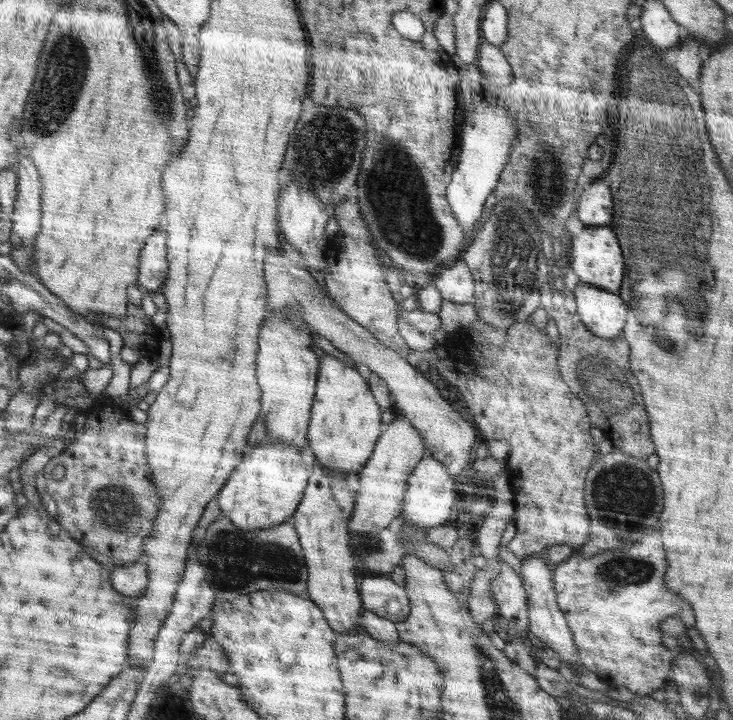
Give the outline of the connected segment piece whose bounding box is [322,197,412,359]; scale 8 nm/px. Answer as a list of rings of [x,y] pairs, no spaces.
[[[346,197],[340,204],[335,204],[330,213],[338,223],[339,232],[327,238],[327,265],[326,271],[322,272],[327,293],[354,322],[365,327],[378,342],[406,359],[412,350],[400,337],[397,327],[397,302],[388,288],[383,260],[376,255],[377,252],[372,247],[375,242],[368,223],[360,214],[357,200],[354,197]]]

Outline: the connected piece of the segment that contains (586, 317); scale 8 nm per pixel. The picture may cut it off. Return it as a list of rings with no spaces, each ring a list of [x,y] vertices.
[[[579,282],[573,290],[579,319],[602,339],[621,336],[626,319],[627,306],[620,294]]]

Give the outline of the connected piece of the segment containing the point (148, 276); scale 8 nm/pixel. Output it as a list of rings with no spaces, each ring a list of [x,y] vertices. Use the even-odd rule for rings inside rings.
[[[154,232],[140,252],[140,272],[137,285],[145,292],[161,292],[167,277],[166,234]]]

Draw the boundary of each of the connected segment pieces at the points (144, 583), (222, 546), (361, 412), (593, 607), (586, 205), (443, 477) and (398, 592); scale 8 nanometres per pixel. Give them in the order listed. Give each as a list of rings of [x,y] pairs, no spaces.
[[[142,561],[117,567],[110,571],[112,582],[116,582],[116,592],[133,600],[140,598],[148,586],[148,574]]]
[[[222,514],[216,521],[208,526],[206,537],[197,550],[198,562],[204,568],[206,580],[214,592],[215,598],[220,601],[234,601],[238,597],[250,595],[258,590],[274,588],[274,590],[284,590],[291,594],[302,595],[307,593],[308,572],[303,550],[298,543],[297,533],[293,517],[287,518],[282,524],[275,524],[270,528],[263,528],[262,531],[252,531],[246,533],[234,526]]]
[[[332,355],[319,357],[315,401],[307,432],[308,444],[316,454],[316,461],[324,464],[328,471],[334,470],[338,476],[353,483],[383,433],[380,430],[381,416],[382,411],[374,401],[362,369],[355,369]]]
[[[654,530],[638,544],[622,551],[602,551],[590,559],[584,558],[581,553],[580,550],[576,550],[571,558],[560,562],[554,570],[553,577],[556,603],[564,613],[568,628],[573,634],[581,664],[611,686],[621,684],[633,693],[648,696],[655,691],[661,691],[668,680],[672,680],[670,676],[674,652],[662,644],[662,629],[658,626],[661,621],[674,614],[678,614],[684,620],[694,620],[694,616],[692,606],[676,594],[668,594],[668,588],[664,584],[664,572],[668,564],[664,558],[660,530]]]
[[[592,182],[584,192],[576,192],[582,194],[580,200],[577,201],[578,218],[584,224],[606,224],[612,220],[614,216],[614,198],[611,194],[611,188],[602,182]]]
[[[425,456],[415,466],[408,479],[399,518],[402,522],[423,528],[425,531],[448,523],[450,512],[459,506],[459,498],[454,483],[455,478],[450,476],[447,468],[441,462],[438,462],[435,458]]]
[[[390,576],[365,577],[358,585],[364,610],[395,623],[406,620],[411,605],[405,587],[394,583]]]

